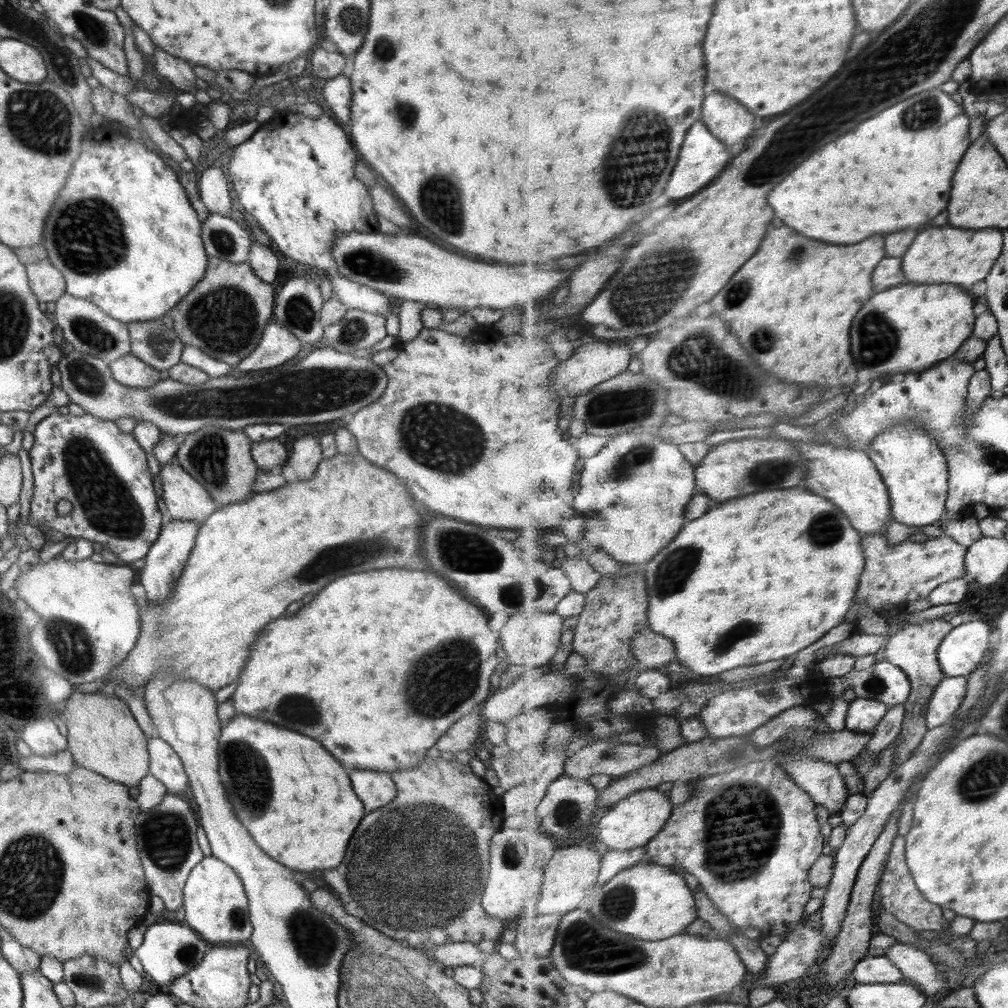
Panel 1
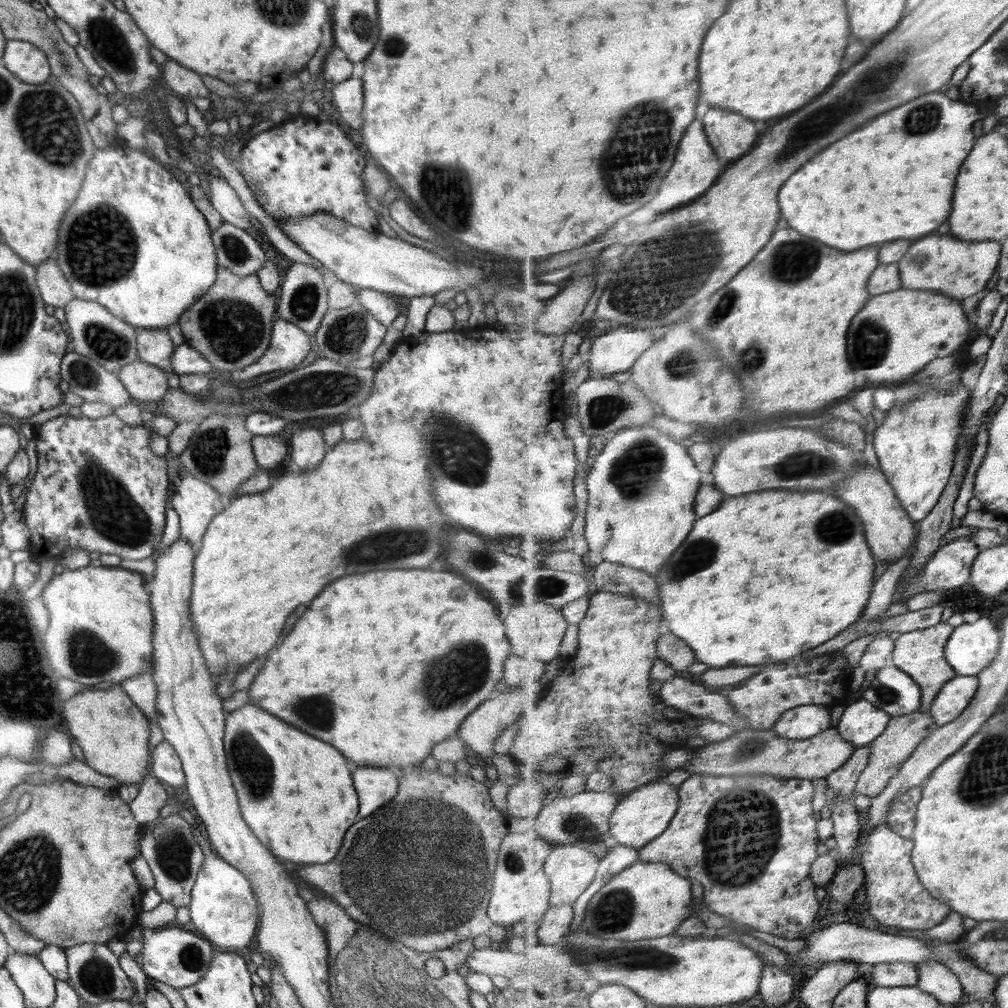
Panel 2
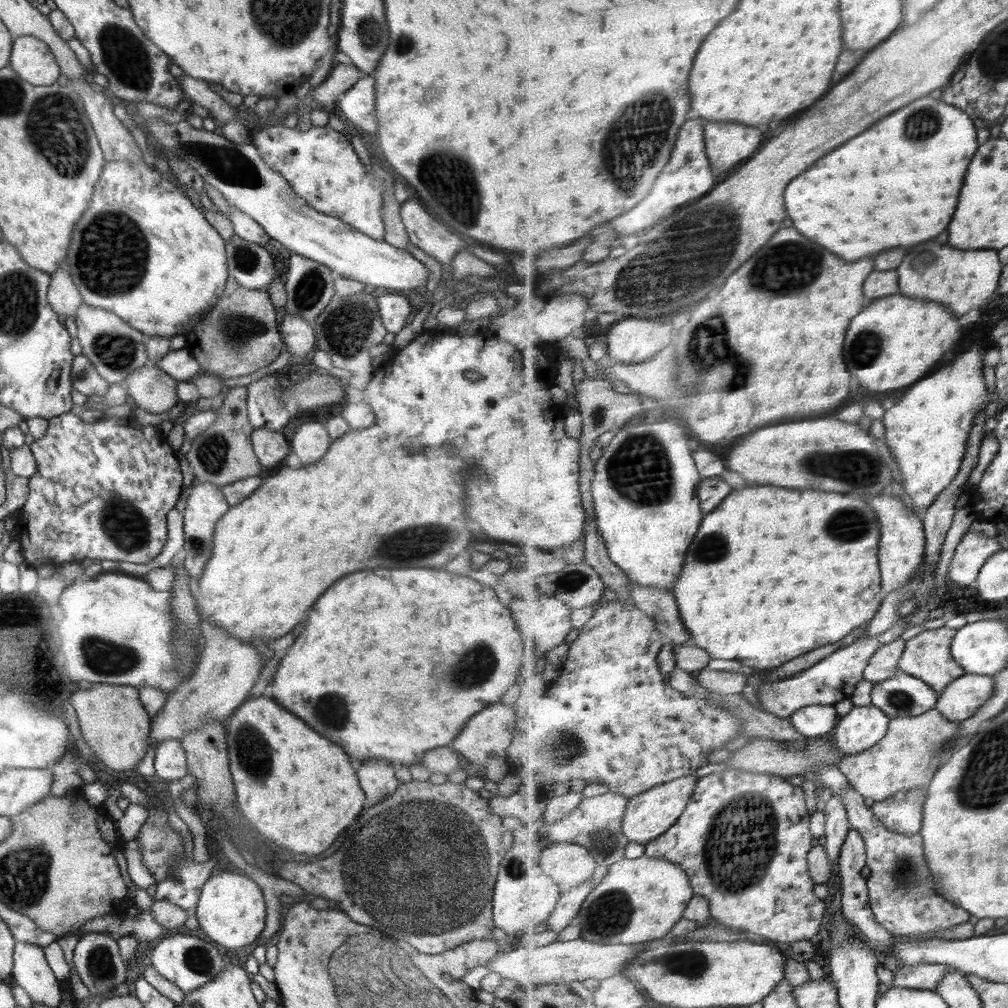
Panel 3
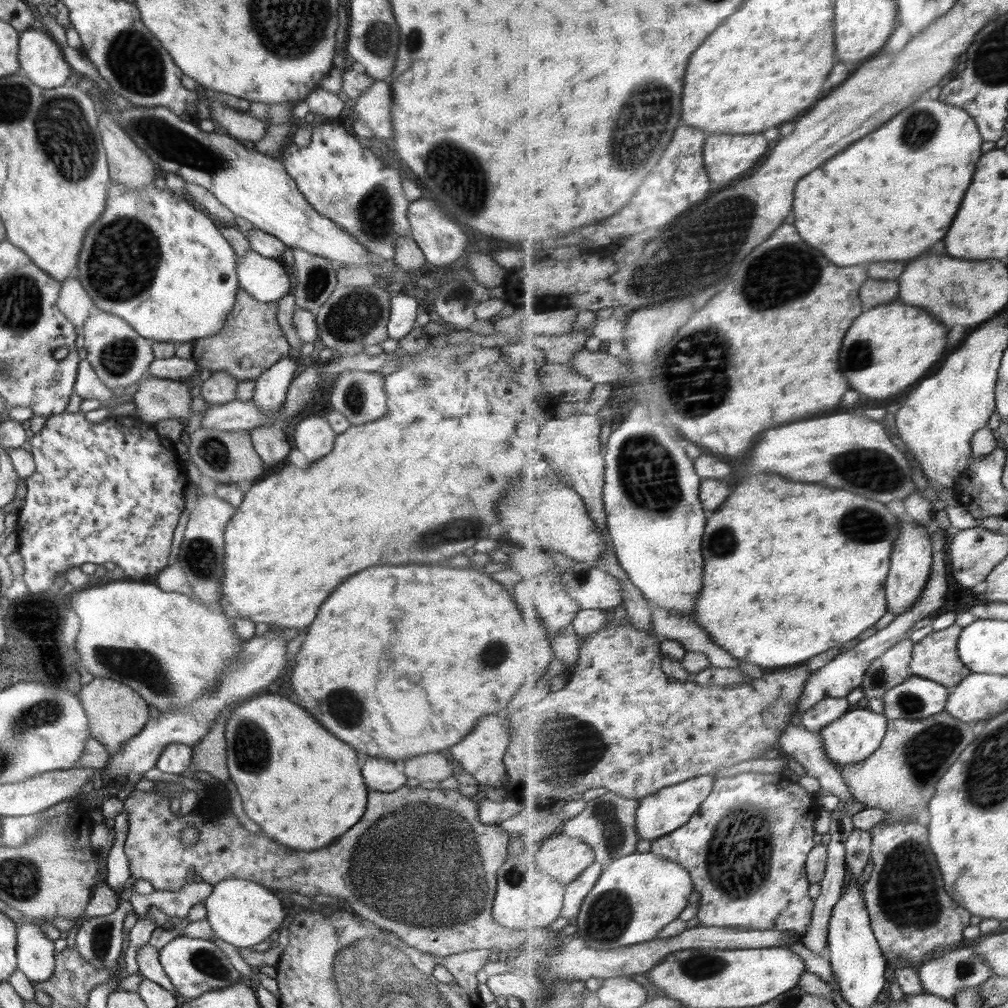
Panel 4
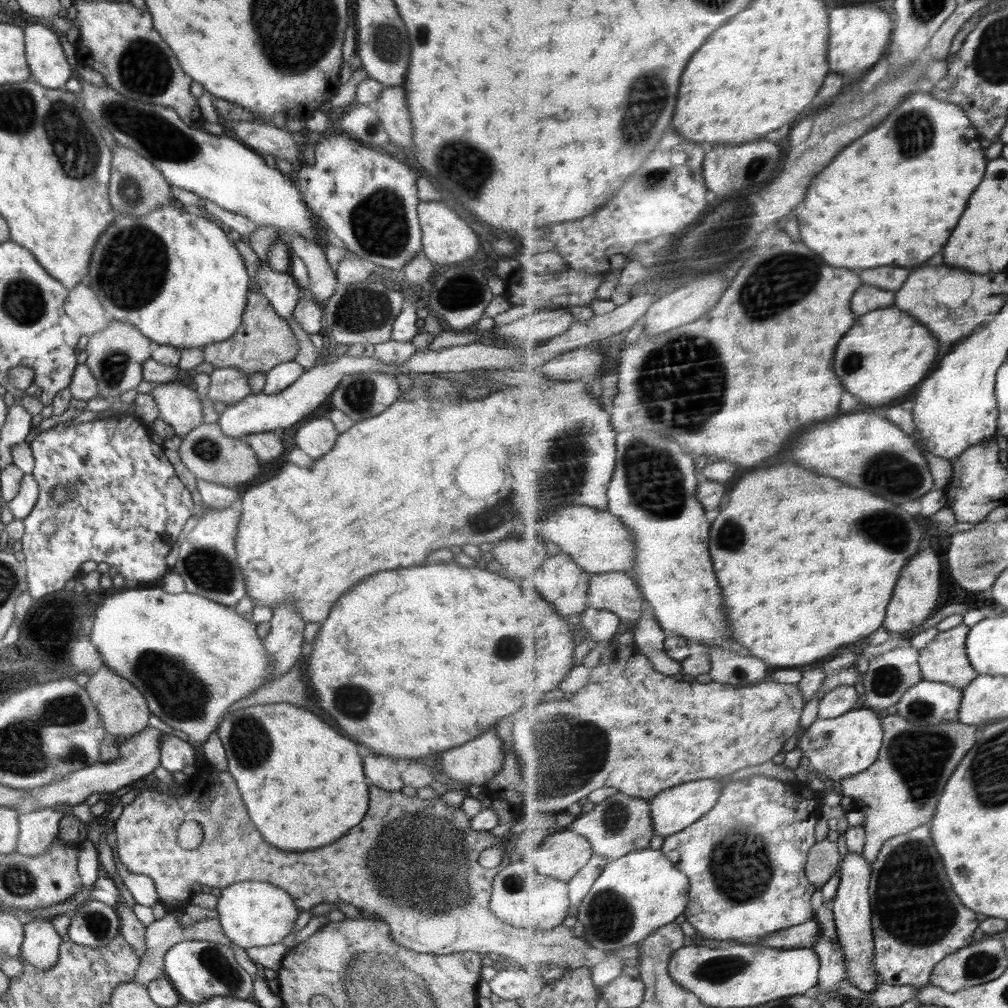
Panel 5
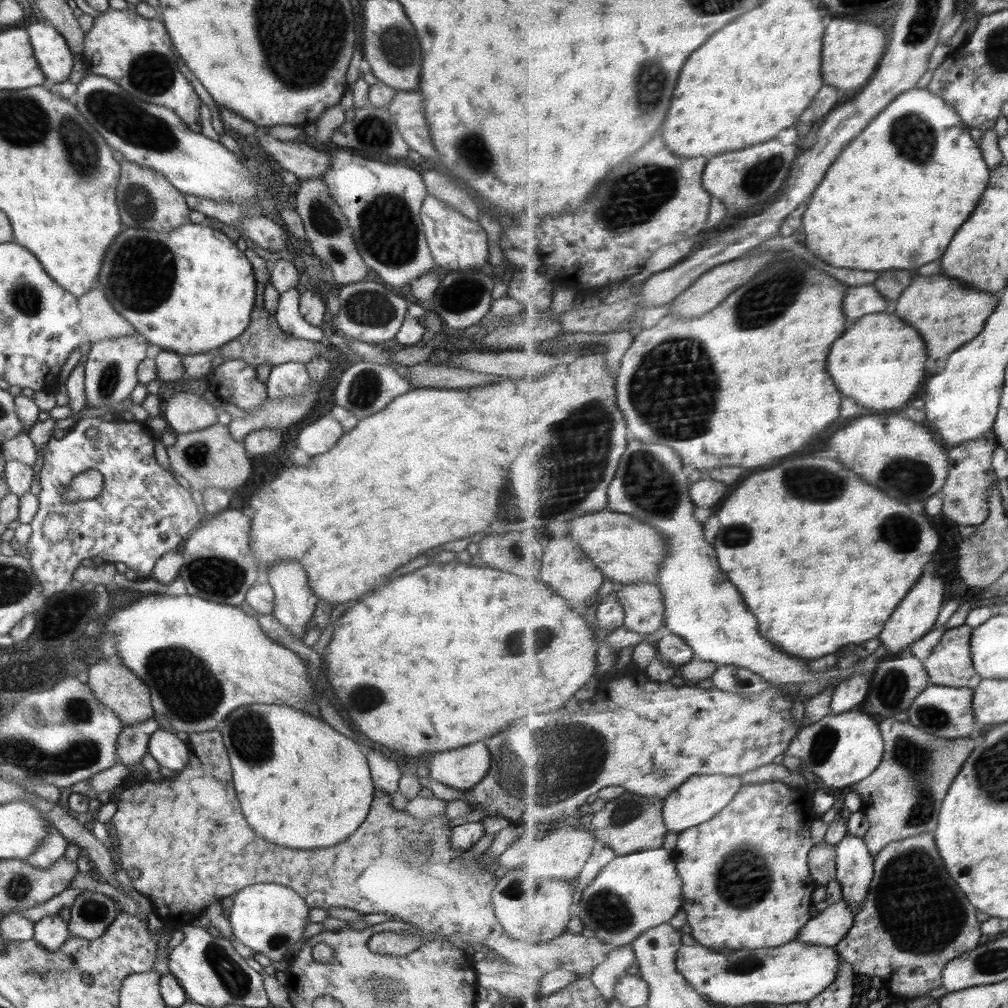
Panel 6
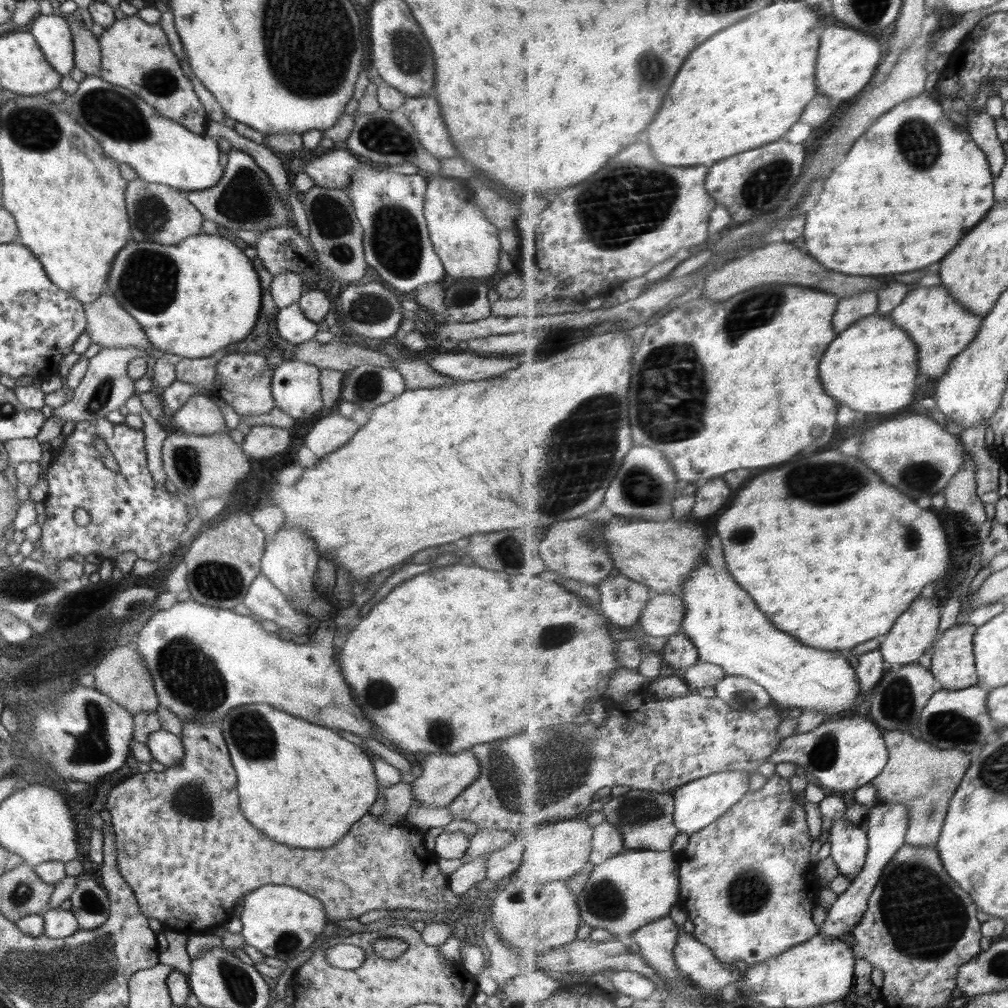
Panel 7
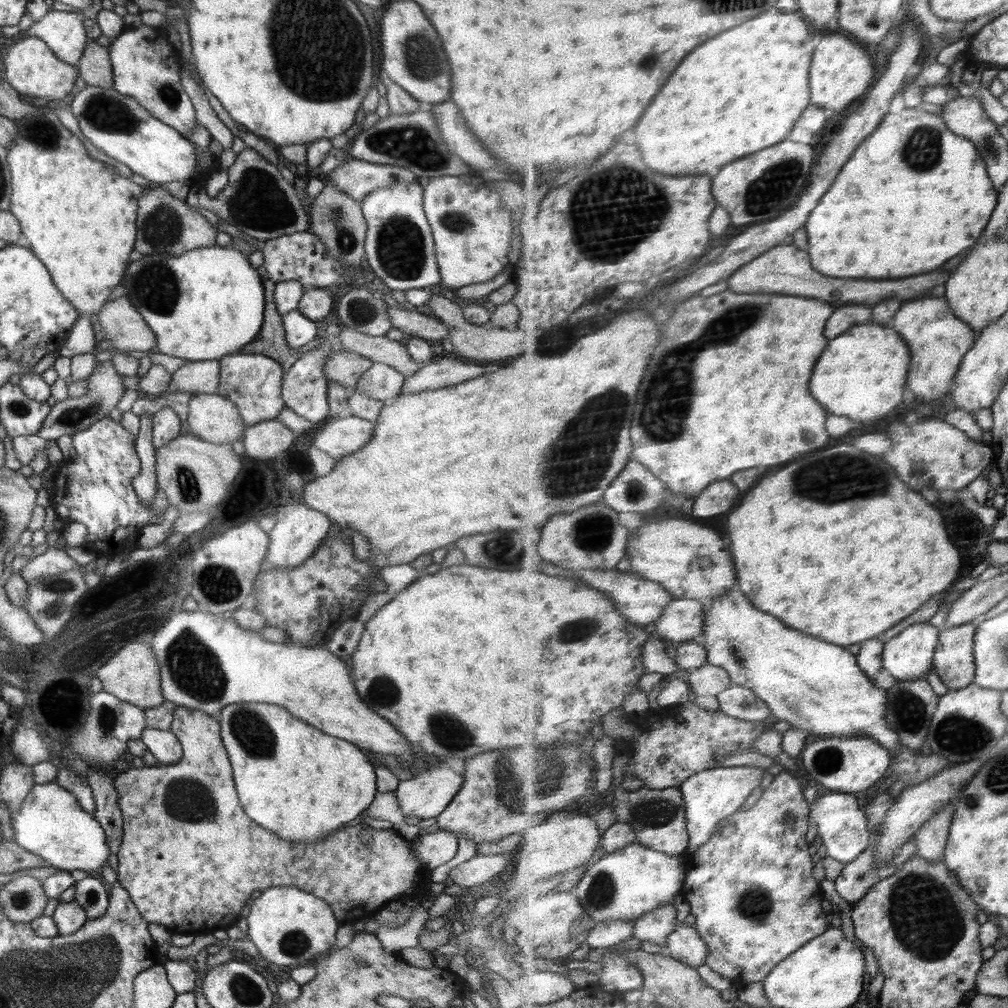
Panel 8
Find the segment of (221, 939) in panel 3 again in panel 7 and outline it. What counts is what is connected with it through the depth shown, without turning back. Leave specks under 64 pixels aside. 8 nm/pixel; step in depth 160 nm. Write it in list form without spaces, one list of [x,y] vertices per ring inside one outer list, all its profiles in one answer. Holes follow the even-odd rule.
[[[261,886],[244,896],[242,908],[241,934],[245,942],[272,958],[284,961],[293,959],[331,931],[327,915],[324,914],[324,908],[318,898],[292,886]]]

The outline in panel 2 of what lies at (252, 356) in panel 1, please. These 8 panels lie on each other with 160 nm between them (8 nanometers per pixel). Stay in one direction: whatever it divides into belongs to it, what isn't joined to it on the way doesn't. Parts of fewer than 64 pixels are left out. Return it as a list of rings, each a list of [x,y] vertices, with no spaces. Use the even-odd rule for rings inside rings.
[[[276,318],[273,322],[271,341],[261,357],[242,370],[232,373],[234,380],[243,380],[243,384],[252,383],[261,374],[274,370],[294,369],[308,356],[311,344],[307,332],[299,329],[293,322]]]

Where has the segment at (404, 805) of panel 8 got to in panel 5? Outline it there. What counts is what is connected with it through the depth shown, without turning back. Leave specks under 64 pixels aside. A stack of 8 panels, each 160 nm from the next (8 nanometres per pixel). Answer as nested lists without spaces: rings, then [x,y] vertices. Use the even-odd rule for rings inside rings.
[[[495,732],[439,754],[439,771],[456,782],[485,785],[498,776],[504,766],[504,749]]]

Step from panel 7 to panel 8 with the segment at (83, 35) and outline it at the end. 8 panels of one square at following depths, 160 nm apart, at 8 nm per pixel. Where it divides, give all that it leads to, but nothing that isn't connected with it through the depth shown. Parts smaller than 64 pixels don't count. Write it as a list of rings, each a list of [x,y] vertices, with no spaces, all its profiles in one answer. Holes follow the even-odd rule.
[[[88,39],[85,51],[77,64],[80,78],[90,86],[110,88],[113,86],[113,72],[109,49],[98,45],[94,39]]]

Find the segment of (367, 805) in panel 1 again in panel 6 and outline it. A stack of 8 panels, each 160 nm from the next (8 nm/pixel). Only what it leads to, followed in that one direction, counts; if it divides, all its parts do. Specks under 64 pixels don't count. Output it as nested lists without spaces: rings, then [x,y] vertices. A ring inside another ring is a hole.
[[[360,744],[360,750],[368,758],[370,774],[375,788],[380,788],[380,790],[390,794],[396,792],[401,778],[396,762],[389,759],[387,753],[380,754],[380,752],[372,750],[372,748],[366,748],[364,744]]]

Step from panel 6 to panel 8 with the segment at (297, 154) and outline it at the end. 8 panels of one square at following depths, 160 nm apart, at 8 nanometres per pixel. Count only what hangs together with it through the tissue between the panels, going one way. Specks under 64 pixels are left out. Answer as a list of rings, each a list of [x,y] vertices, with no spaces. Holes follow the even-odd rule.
[[[356,158],[346,159],[328,176],[328,183],[359,203],[370,191],[390,187],[394,183],[410,184],[421,180],[406,168],[373,164]]]

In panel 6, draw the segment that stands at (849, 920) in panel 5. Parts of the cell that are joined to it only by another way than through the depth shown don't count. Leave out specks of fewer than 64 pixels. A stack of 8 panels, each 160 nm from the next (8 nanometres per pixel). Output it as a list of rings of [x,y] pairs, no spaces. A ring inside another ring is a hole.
[[[847,834],[837,849],[837,879],[843,884],[844,898],[858,914],[866,908],[865,902],[876,877],[877,859],[865,837]]]

